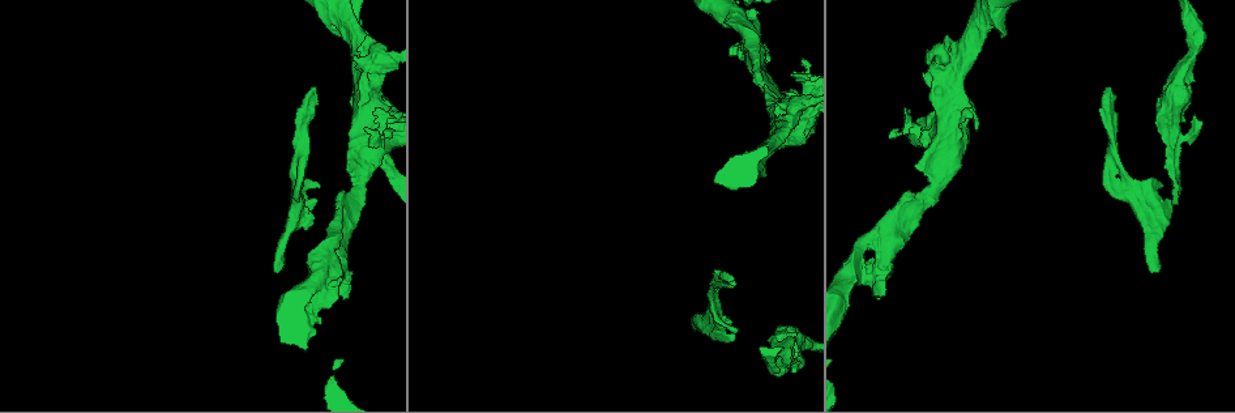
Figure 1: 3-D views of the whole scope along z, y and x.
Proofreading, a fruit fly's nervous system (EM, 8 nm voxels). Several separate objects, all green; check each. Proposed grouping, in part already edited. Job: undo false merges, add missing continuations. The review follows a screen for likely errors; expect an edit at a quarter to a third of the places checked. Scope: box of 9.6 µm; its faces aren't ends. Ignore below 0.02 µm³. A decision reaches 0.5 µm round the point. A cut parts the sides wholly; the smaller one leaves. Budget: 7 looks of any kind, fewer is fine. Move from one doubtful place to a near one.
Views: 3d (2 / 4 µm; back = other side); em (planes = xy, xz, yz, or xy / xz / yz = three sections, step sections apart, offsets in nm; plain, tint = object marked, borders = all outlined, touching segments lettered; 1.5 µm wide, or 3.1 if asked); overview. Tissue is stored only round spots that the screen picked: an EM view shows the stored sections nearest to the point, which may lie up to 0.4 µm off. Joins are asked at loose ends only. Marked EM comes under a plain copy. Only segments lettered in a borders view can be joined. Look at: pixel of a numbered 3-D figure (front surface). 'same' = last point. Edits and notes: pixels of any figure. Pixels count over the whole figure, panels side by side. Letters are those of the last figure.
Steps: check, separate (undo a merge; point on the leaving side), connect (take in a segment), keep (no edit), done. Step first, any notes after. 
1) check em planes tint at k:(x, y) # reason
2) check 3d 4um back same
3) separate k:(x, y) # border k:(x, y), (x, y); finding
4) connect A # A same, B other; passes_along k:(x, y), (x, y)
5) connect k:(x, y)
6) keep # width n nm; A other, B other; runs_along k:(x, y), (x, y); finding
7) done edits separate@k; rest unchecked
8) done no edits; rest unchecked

check em xy step 4 borders at 1:(975, 126)

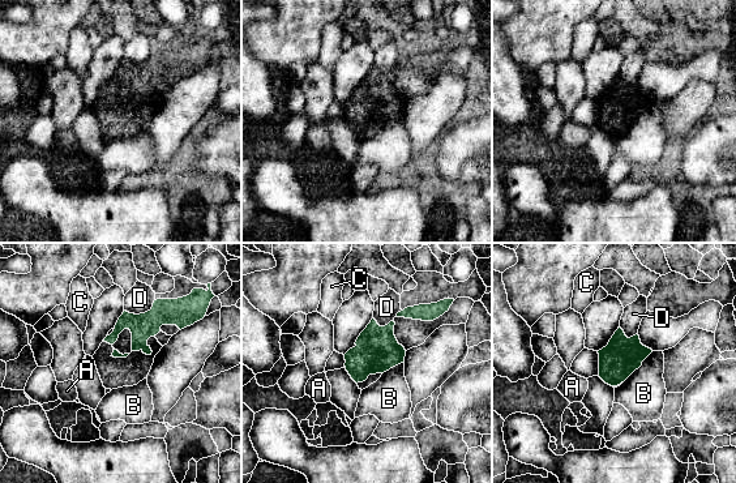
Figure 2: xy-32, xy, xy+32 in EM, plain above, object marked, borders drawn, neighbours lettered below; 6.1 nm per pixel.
check em planes borders same # another direction

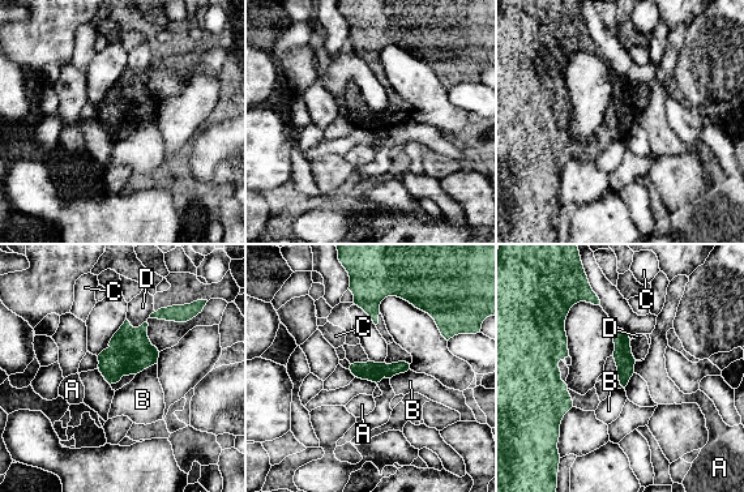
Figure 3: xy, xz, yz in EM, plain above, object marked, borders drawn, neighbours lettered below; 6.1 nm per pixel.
keep # longest_contact B 150 nm; A other, B other, C other, D other; border 3:(636, 360), (633, 372); no lettered segment goes on from it

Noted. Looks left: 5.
check 3d 4um at 1:(1111, 183) # sharp bend

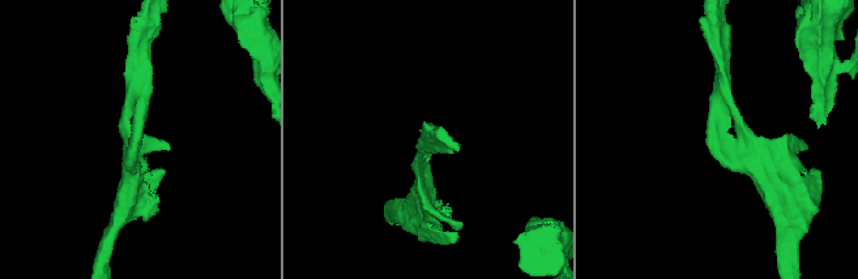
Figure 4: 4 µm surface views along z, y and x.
check em planes borders at 4:(132, 148)

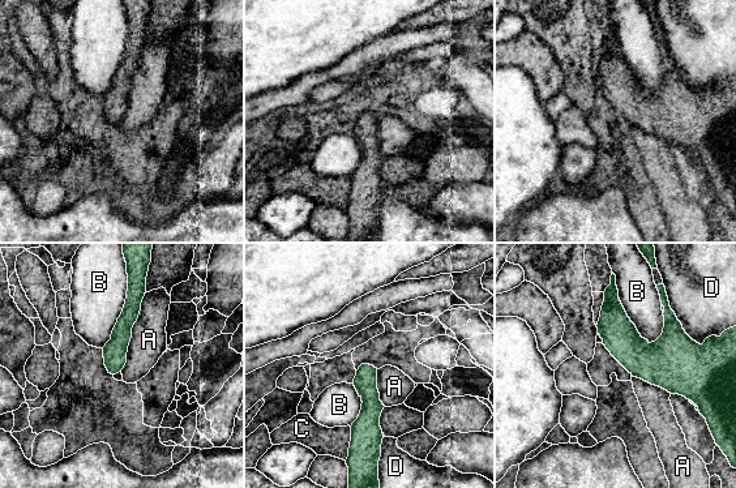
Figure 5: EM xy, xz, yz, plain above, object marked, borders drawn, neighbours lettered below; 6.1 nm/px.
keep # width 140 nm; A other, B other, C other, D other; border 5:(145, 294), (120, 371); one cell here

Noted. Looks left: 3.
check em planes borders at 1:(1160, 268) # free end

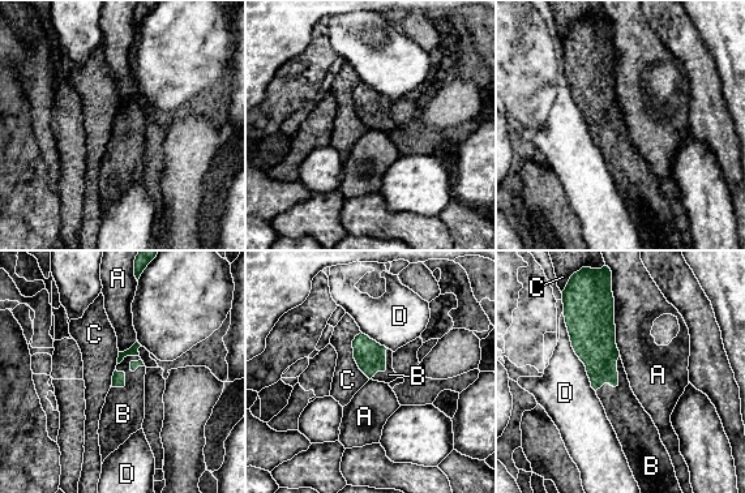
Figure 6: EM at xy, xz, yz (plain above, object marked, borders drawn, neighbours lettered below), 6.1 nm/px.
connect B # A other, B same, C other, D other; passes_along 6:(596, 348), (617, 381), (626, 415); the cell continues

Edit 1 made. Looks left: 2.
done edits connect@6; rest unchecked

